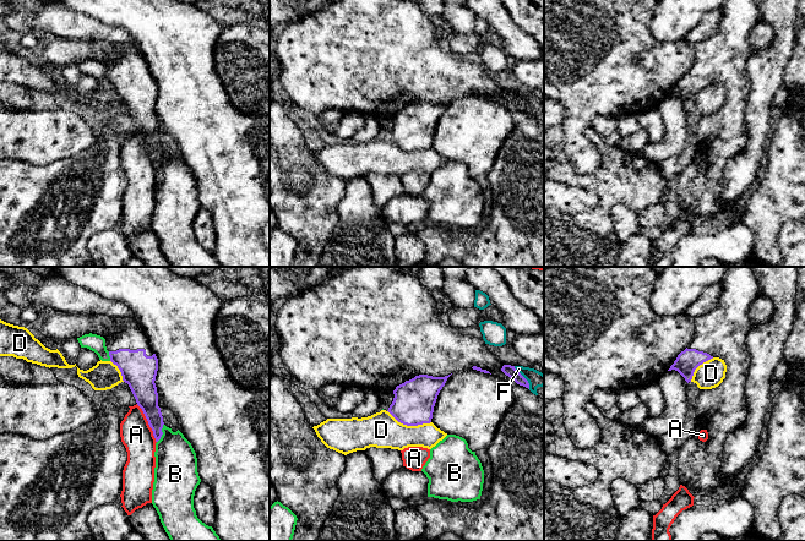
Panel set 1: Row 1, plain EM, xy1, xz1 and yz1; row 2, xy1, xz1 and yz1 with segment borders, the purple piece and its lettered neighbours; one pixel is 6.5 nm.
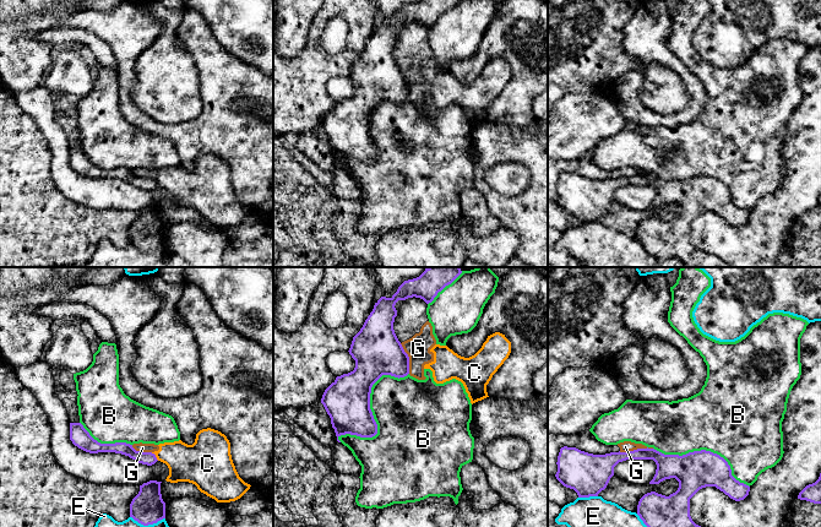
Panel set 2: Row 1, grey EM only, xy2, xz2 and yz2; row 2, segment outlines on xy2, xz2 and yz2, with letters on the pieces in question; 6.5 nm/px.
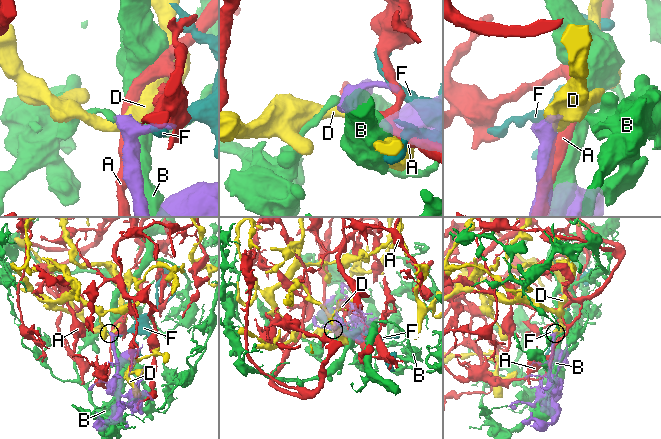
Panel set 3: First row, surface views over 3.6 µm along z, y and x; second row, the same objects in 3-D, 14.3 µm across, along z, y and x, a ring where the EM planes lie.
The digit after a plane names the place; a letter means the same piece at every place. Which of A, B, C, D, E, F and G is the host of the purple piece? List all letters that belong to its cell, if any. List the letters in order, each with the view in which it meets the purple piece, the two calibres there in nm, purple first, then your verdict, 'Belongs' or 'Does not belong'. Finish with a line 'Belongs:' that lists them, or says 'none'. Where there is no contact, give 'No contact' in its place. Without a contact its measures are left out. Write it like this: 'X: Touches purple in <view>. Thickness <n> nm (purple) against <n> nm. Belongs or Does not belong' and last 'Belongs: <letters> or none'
A: Touches purple in xy1. Thickness 160 nm (purple) against 200 nm. Does not belong
B: Touches purple in xz2. Thickness 300 nm (purple) against 440 nm. Does not belong
C: Touches purple in xy2. Thickness 90 nm (purple) against 240 nm. Does not belong
D: Touches purple in xz1. Thickness 280 nm (purple) against 240 nm. Does not belong
E: Touches purple in xy2. Thickness 220 nm (purple) against 280 nm. Does not belong
F: Touches purple in xz1. Thickness 70 nm (purple) against 110 nm. Does not belong
G: Touches purple in yz2. Thickness 160 nm (purple) against 70 nm. Does not belong
Belongs: none

